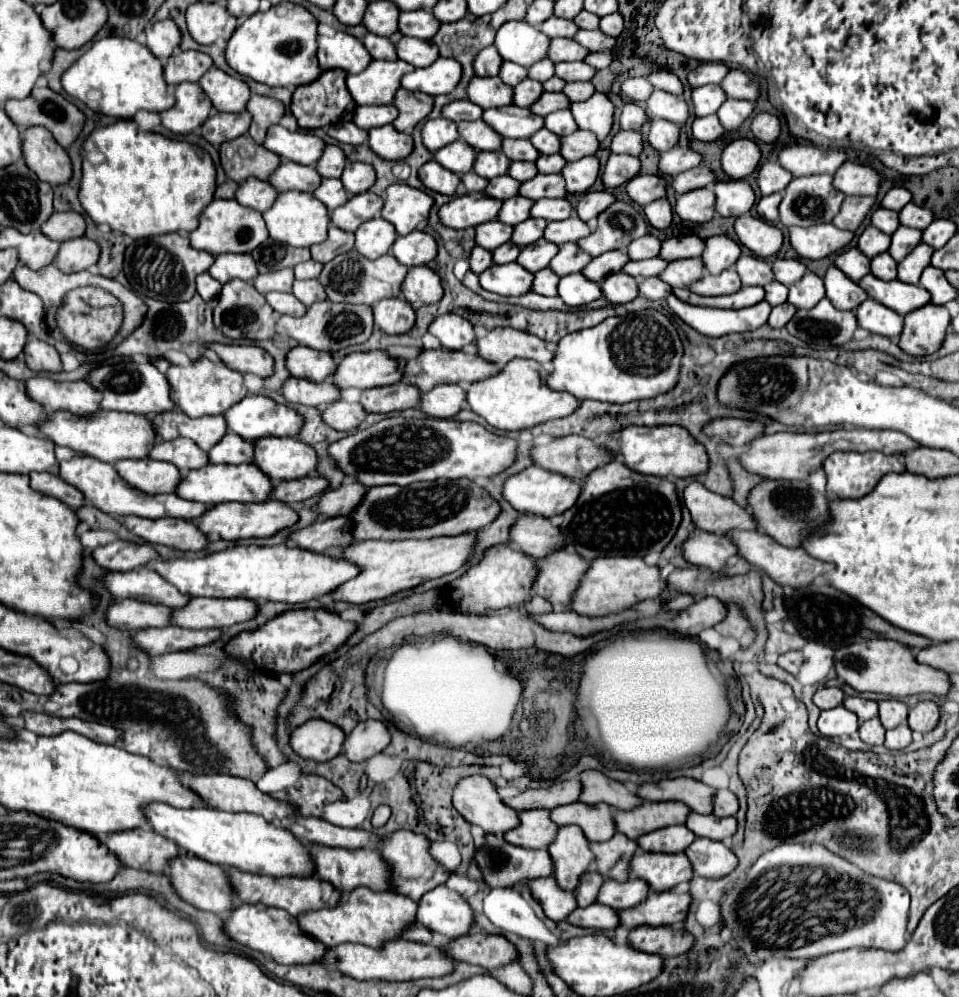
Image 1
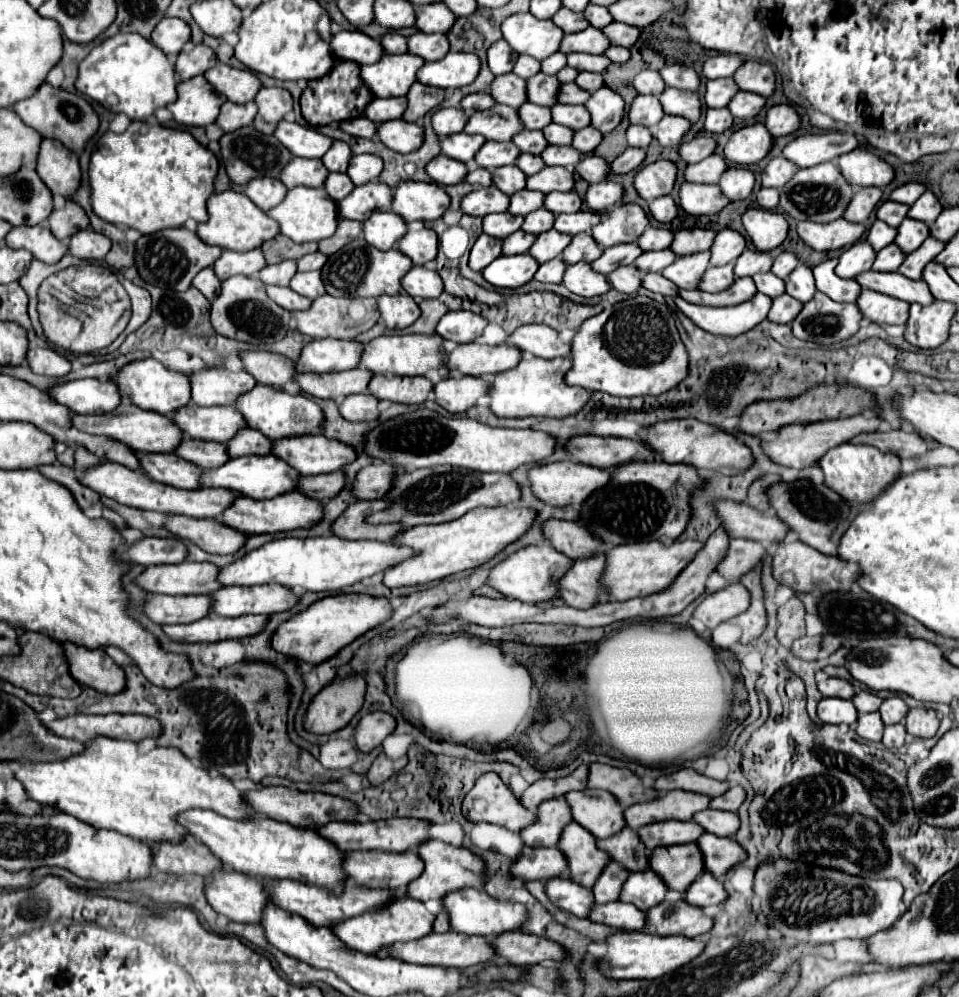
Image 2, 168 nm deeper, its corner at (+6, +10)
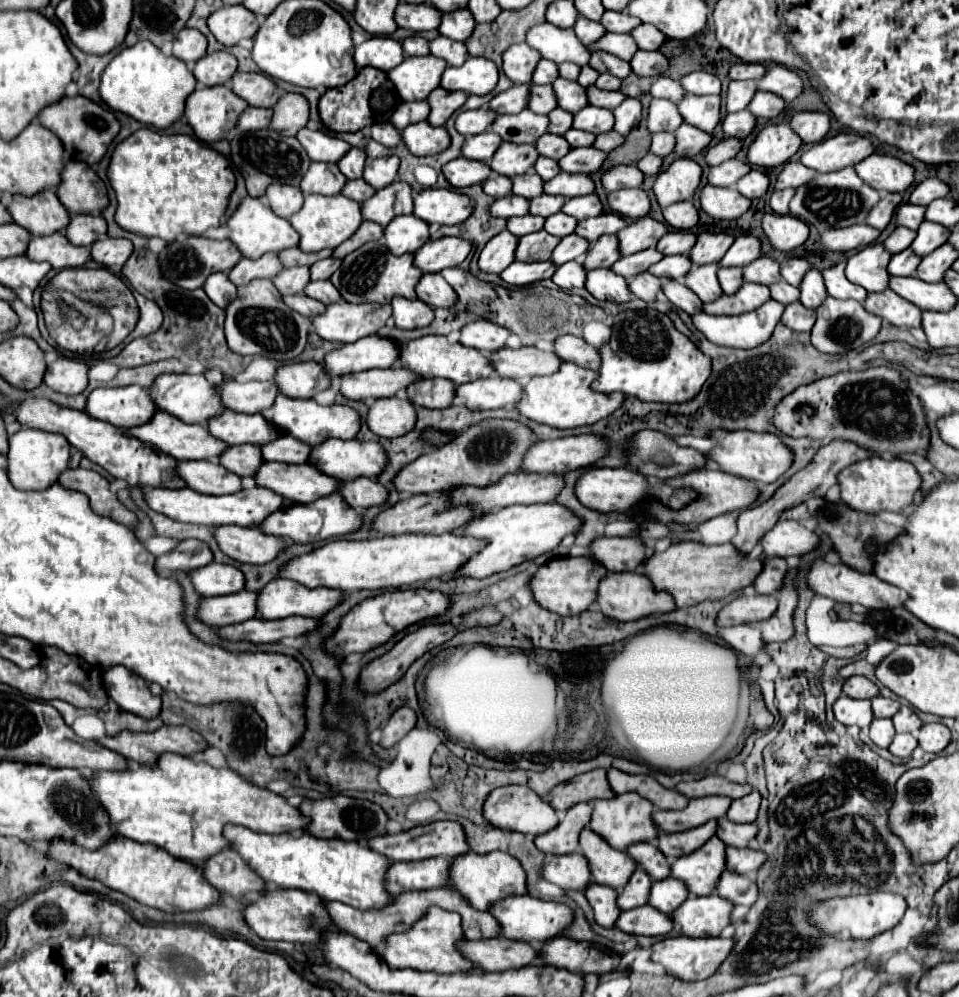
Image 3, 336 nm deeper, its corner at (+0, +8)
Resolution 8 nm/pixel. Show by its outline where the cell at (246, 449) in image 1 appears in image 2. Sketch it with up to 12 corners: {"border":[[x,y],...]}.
{"border":[[243,427],[225,443],[229,457],[267,455],[271,441]]}

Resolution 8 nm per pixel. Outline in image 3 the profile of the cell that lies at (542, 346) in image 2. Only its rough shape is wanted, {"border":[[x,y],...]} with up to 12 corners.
{"border":[[563,335],[555,353],[569,363],[597,371],[597,347],[583,337]]}

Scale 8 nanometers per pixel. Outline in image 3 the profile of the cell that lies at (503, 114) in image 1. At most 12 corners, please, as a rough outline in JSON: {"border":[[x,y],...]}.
{"border":[[553,109],[549,133],[565,135],[573,127],[573,113]]}

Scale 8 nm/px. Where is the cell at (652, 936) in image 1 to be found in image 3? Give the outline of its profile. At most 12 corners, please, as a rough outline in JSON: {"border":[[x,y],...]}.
{"border":[[689,897],[671,917],[687,937],[717,937],[733,907]]}

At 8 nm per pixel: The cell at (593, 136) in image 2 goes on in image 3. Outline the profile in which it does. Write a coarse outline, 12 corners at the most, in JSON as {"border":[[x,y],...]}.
{"border":[[617,131],[597,135],[593,147],[609,153],[623,145]]}

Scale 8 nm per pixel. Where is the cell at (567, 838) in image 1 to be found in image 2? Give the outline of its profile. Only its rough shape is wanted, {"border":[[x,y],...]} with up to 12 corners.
{"border":[[569,821],[557,847],[571,881],[591,889],[609,861],[595,837]]}

